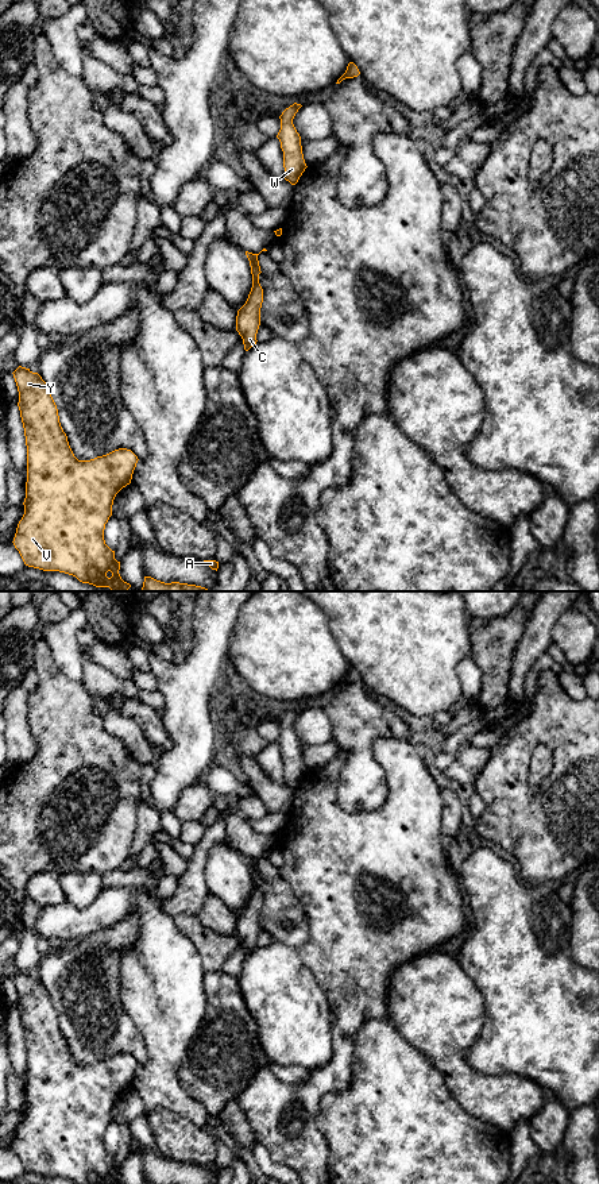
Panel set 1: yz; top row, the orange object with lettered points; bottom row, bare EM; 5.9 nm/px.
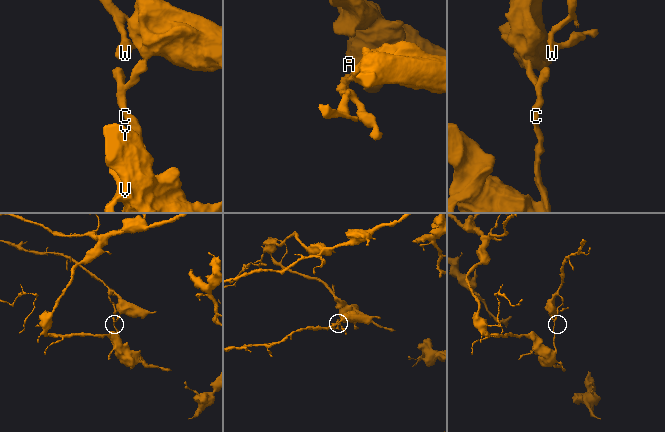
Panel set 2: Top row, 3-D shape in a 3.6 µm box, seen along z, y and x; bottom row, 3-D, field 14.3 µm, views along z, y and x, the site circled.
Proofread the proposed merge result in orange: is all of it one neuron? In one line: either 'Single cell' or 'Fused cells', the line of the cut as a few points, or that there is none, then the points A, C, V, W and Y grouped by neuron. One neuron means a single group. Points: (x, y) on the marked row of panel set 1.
Fused cells. Split along yz (254, 254), (250, 261). Groups: A C V Y / W

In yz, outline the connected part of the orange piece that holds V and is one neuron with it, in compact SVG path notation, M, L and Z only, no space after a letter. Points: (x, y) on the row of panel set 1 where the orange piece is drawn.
M19 366L13 373L19 392L19 410L27 446L24 514L18 524L13 545L28 567L59 571L82 583L128 591L119 574L120 562L104 540L116 494L131 483L138 456L127 448L90 460L78 460L63 432L57 405L47 383L38 373Z

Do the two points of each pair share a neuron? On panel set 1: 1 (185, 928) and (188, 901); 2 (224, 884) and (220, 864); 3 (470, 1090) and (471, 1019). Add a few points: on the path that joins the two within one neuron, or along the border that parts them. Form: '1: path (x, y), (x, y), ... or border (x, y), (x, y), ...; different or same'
1: border (198, 914), (177, 914), (174, 917); different
2: path (224, 879), (224, 870); same
3: path (458, 1072), (458, 1037); same

